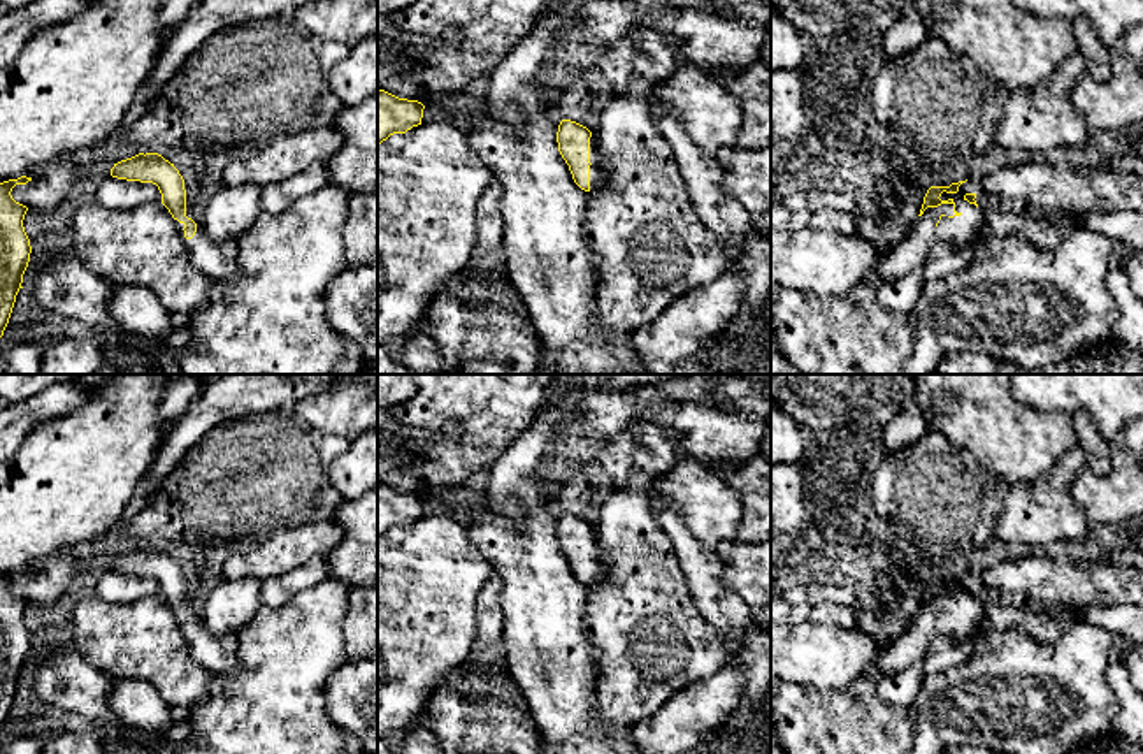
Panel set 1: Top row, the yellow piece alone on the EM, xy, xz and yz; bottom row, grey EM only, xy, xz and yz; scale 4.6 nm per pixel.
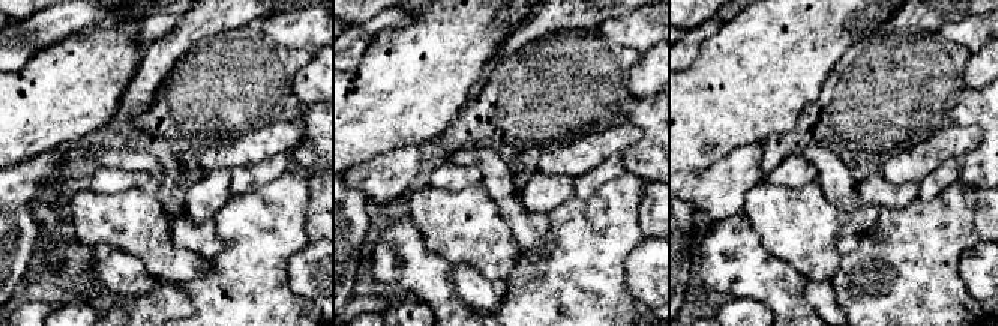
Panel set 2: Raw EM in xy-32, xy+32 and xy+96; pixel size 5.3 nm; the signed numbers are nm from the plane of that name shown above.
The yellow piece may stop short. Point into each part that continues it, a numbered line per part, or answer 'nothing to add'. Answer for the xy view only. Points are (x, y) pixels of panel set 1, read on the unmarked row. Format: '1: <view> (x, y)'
1: xy (218, 654)

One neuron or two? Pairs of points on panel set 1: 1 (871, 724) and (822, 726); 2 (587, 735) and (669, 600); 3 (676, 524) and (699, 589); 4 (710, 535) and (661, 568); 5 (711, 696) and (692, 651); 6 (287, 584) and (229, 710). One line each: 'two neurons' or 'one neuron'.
1: one neuron
2: two neurons
3: one neuron
4: two neurons
5: two neurons
6: two neurons

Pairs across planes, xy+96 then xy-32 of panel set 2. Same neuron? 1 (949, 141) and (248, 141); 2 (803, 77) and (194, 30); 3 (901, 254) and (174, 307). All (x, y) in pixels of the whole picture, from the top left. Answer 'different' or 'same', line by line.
1: same
2: different
3: different

